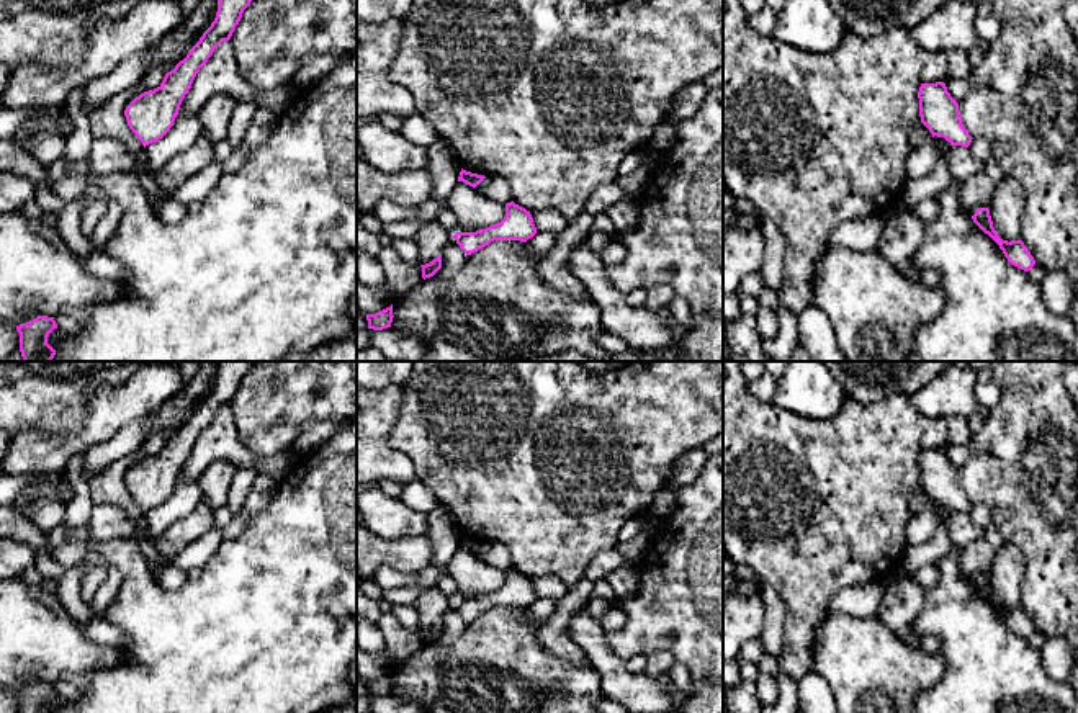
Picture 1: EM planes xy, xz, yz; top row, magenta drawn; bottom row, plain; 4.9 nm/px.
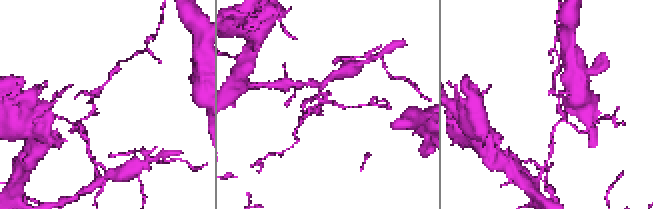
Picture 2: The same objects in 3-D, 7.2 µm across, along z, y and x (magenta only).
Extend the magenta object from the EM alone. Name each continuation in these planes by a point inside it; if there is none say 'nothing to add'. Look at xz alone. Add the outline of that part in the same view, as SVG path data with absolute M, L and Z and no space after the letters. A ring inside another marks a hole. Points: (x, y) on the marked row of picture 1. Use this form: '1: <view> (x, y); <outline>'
nothing to add

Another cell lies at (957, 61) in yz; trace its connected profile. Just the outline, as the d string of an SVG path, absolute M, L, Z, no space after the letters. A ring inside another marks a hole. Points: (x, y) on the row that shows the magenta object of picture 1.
M965 51L947 52L947 75L945 78L963 78L970 75L970 57Z

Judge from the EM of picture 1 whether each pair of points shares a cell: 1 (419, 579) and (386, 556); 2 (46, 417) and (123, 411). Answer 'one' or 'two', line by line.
1: two
2: two

